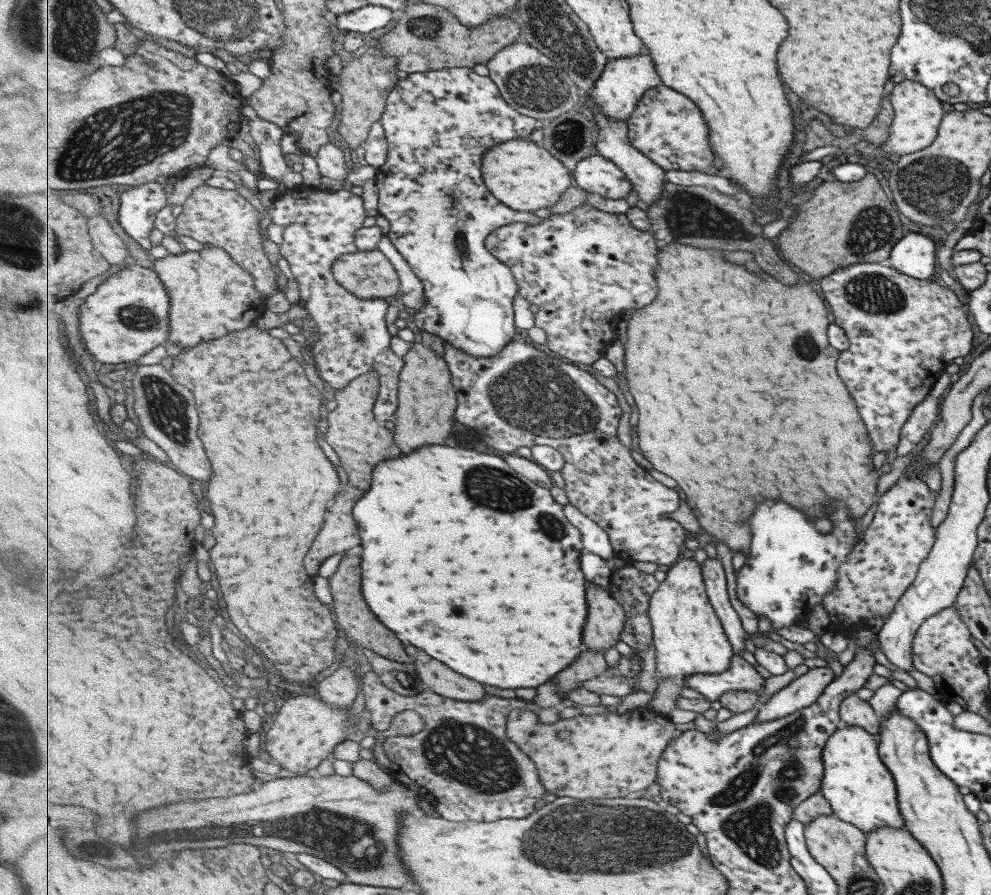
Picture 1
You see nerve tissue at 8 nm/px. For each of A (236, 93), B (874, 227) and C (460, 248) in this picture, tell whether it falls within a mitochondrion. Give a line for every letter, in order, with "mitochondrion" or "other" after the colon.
A: other
B: mitochondrion
C: mitochondrion

